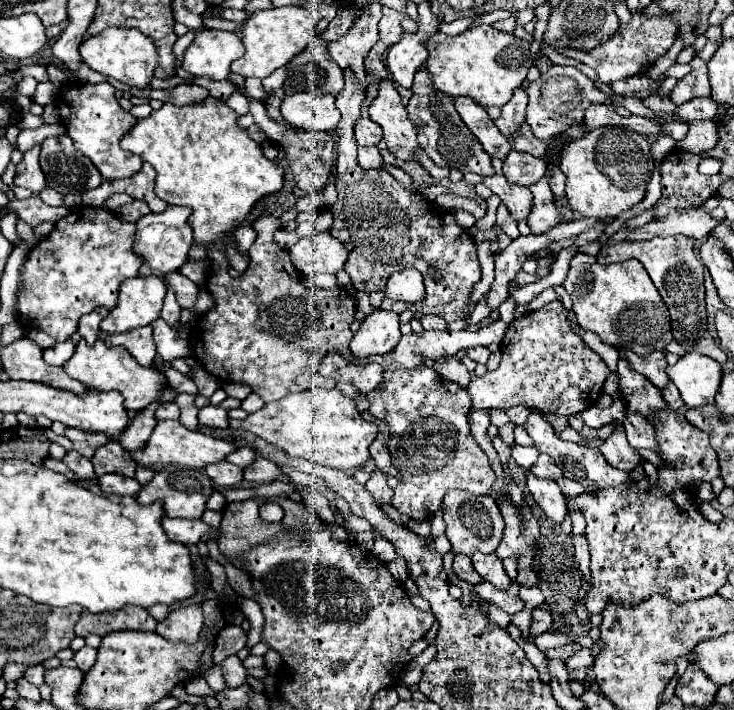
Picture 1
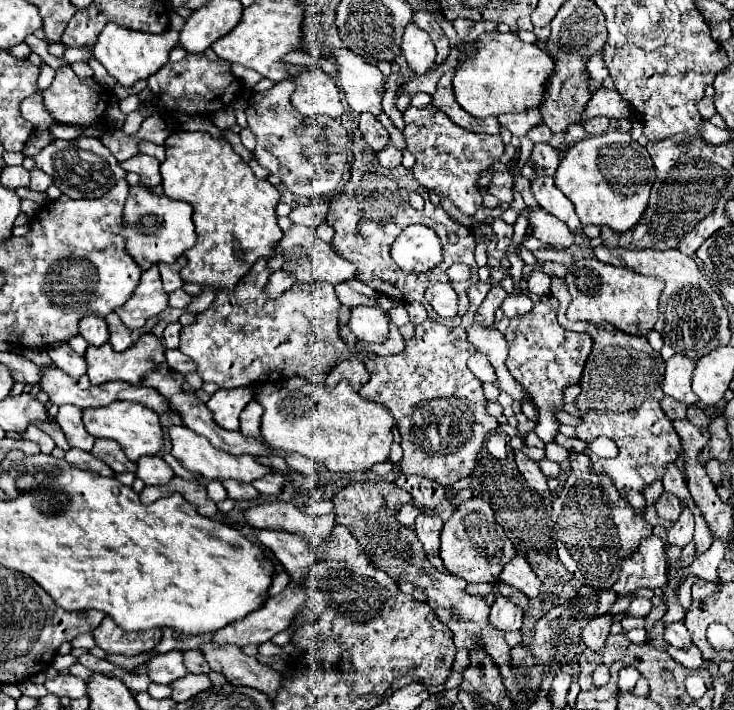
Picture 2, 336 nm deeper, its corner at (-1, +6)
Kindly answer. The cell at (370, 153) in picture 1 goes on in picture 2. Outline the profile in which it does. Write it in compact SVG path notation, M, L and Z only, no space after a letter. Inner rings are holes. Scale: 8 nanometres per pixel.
M389 144L381 152L377 152L377 160L383 168L395 168L401 164L401 152L393 144Z

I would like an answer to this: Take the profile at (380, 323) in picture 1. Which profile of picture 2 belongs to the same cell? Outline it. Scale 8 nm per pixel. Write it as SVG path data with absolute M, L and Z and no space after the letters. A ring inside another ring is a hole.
M355 306L349 328L359 340L381 344L389 336L389 316L381 306Z

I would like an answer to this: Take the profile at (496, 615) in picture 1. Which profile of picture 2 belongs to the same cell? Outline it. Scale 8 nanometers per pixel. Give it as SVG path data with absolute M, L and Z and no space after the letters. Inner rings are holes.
M419 516L415 520L415 534L417 538L421 540L423 544L423 550L425 550L425 556L427 560L443 574L447 574L445 566L443 566L443 560L439 556L439 532L443 528L443 520L439 516Z

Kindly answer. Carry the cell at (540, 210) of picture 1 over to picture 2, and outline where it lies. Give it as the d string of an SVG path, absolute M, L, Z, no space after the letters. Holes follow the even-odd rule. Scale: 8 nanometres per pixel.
M551 276L551 294L559 300L559 324L569 331L587 333L593 339L593 349L581 378L581 396L575 402L575 406L583 412L583 424L577 428L577 438L593 442L599 436L607 436L619 448L615 458L599 458L591 452L591 448L585 448L583 452L593 458L593 466L597 470L607 472L619 494L635 506L635 510L645 510L643 488L657 478L661 480L665 466L675 462L681 452L679 436L659 404L663 398L661 384L665 360L649 346L645 336L631 336L607 322L567 320L565 312L571 300L565 278Z

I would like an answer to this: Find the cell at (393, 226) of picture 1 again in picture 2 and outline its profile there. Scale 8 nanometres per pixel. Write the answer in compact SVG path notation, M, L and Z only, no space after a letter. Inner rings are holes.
M355 136L353 138L353 164L351 164L351 180L347 182L347 186L343 188L343 192L335 194L331 200L331 208L329 208L329 214L327 214L327 224L333 226L335 230L335 236L333 236L333 246L339 250L339 254L343 254L347 260L351 260L357 270L355 270L355 278L365 282L367 286L371 286L373 290L377 290L379 294L383 296L389 296L401 304L411 304L411 302L419 302L423 304L427 310L428 317L431 320L441 321L441 317L433 312L431 304L427 302L425 298L425 290L423 290L423 276L429 278L429 274L421 274L421 276L415 276L415 274L407 274L407 272L401 272L399 266L395 266L395 262L391 262L391 256L389 256L389 248L391 248L391 242L397 238L397 234L407 228L409 224L425 224L425 226L431 226L441 242L443 242L443 264L439 268L435 268L433 272L441 278L445 278L445 268L449 268L453 262L465 262L471 266L471 280L469 282L463 282L463 284L453 284L455 292L459 294L459 308L458 314L455 318L445 319L443 322L452 328L459 326L461 318L467 308L469 308L469 298L467 298L467 286L473 286L475 282L479 282L479 276L477 276L477 262L473 258L473 252L475 252L475 236L473 236L473 230L455 222L453 218L449 218L449 214L441 208L441 206L435 206L431 200L429 200L429 194L427 190L423 190L421 186L413 184L413 174L407 172L401 172L405 170L403 166L395 168L395 170L387 170L383 166L379 166L379 162L375 162L375 152L363 142L361 136ZM415 190L419 192L423 198L425 198L425 208L423 210L415 210L411 208L409 204L409 192ZM449 232L455 232L459 236L459 242L457 244L451 244L449 242Z

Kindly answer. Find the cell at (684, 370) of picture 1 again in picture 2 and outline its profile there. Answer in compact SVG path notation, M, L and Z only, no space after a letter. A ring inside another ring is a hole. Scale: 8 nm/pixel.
M675 354L665 362L665 378L663 378L663 392L679 402L693 406L699 398L691 390L691 376L695 370L695 360L687 358L685 354Z

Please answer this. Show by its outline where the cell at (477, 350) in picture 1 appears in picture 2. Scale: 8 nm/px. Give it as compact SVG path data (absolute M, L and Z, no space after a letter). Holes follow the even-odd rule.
M479 350L469 358L469 370L481 382L495 382L495 372L493 372L493 366L489 362L489 356L483 354L483 352L479 352Z

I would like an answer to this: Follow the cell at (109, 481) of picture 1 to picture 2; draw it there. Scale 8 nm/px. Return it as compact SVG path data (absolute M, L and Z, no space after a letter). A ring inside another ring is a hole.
M143 456L137 460L137 466L137 478L145 484L167 484L169 478L173 478L173 470L159 456Z

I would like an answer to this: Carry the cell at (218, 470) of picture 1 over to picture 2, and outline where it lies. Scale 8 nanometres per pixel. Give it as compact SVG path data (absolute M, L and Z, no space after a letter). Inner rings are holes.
M221 480L229 498L233 500L253 500L259 496L259 492L251 486L251 484L245 484L245 482L237 482L237 480Z

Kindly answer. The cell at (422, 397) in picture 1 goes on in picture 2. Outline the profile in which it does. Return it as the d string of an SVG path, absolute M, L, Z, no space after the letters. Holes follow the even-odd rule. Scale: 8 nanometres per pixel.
M495 280L477 282L469 288L469 310L463 314L463 322L457 328L425 320L415 328L415 336L405 342L403 352L365 362L371 380L359 394L391 410L401 432L403 458L399 470L403 474L425 476L441 486L449 486L471 474L477 454L499 426L499 422L485 412L481 382L467 368L467 360L475 352L475 346L467 340L465 330L473 324L477 308L493 284Z

